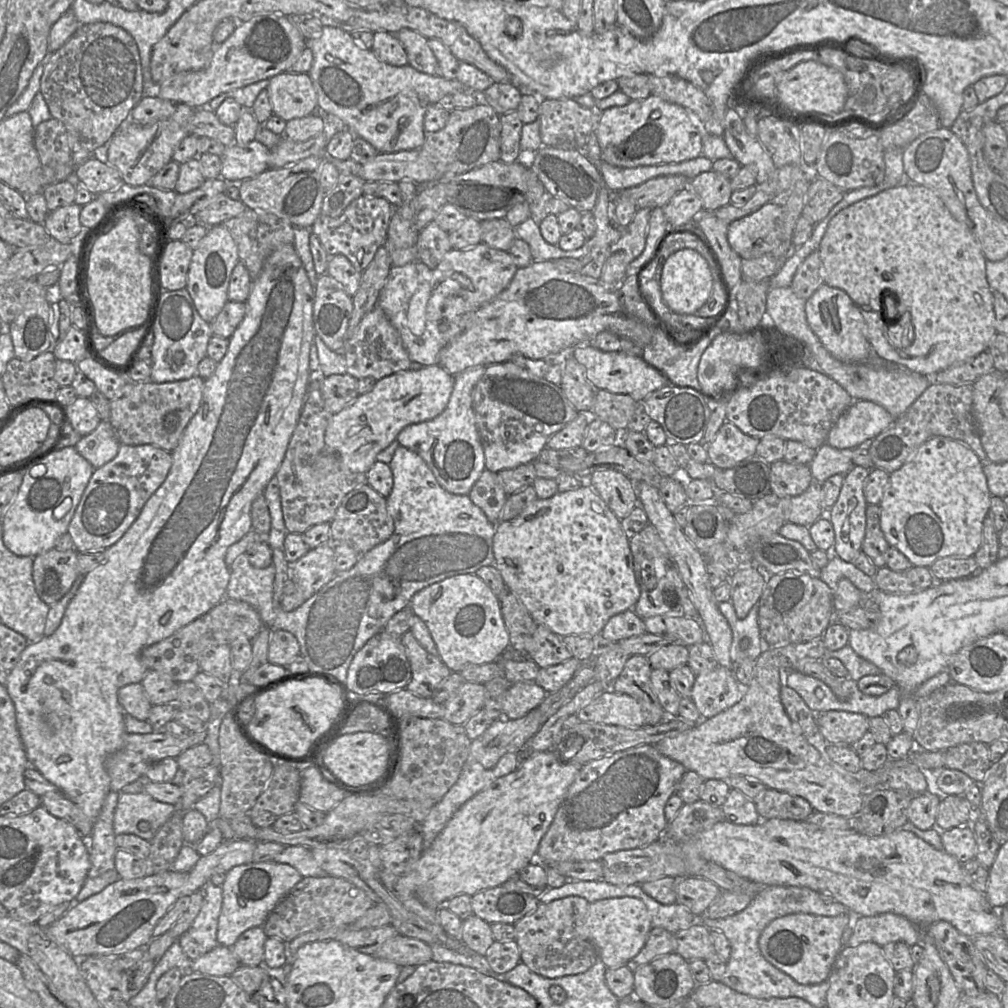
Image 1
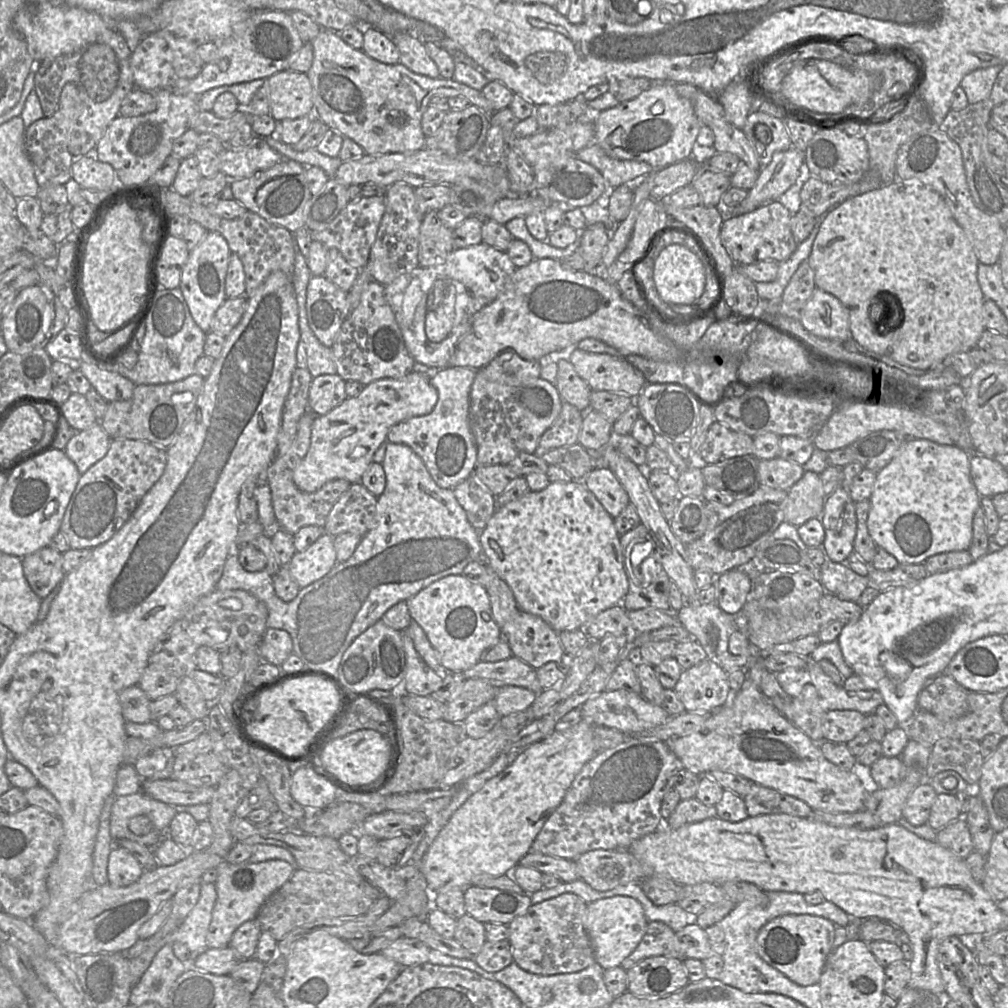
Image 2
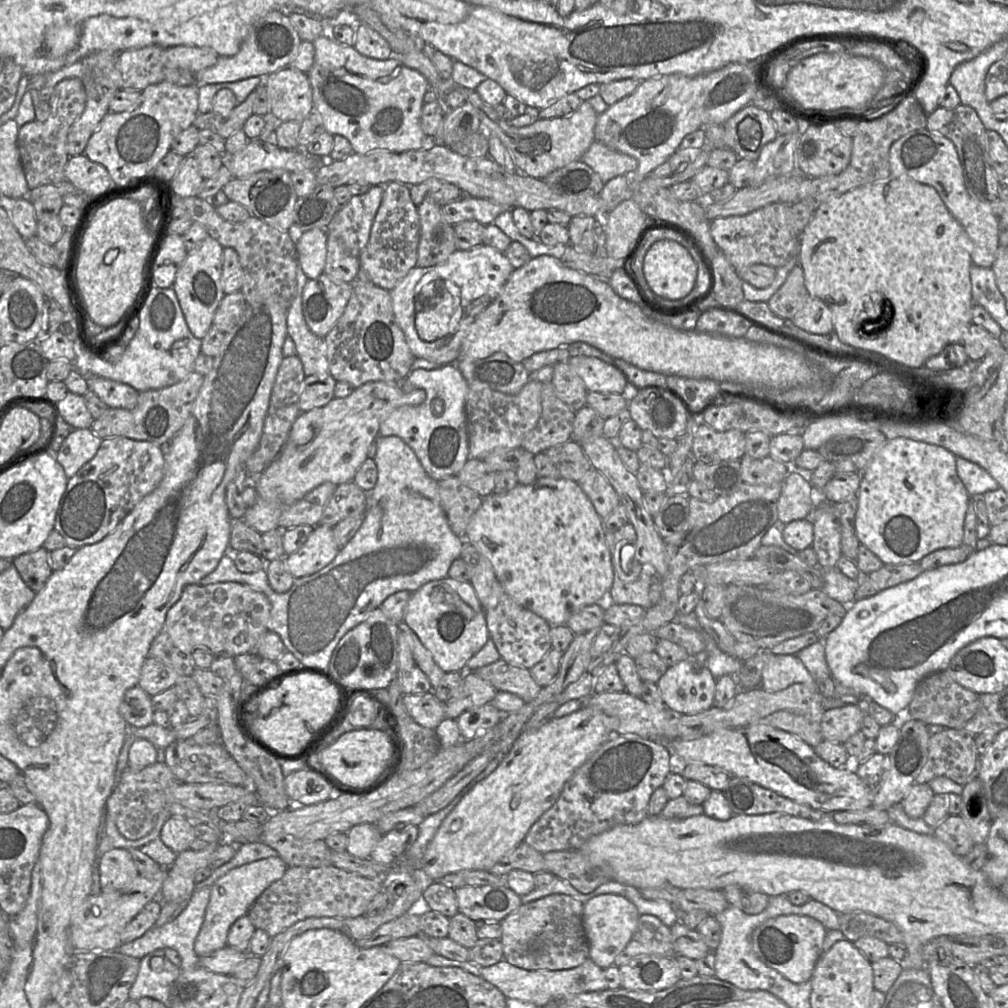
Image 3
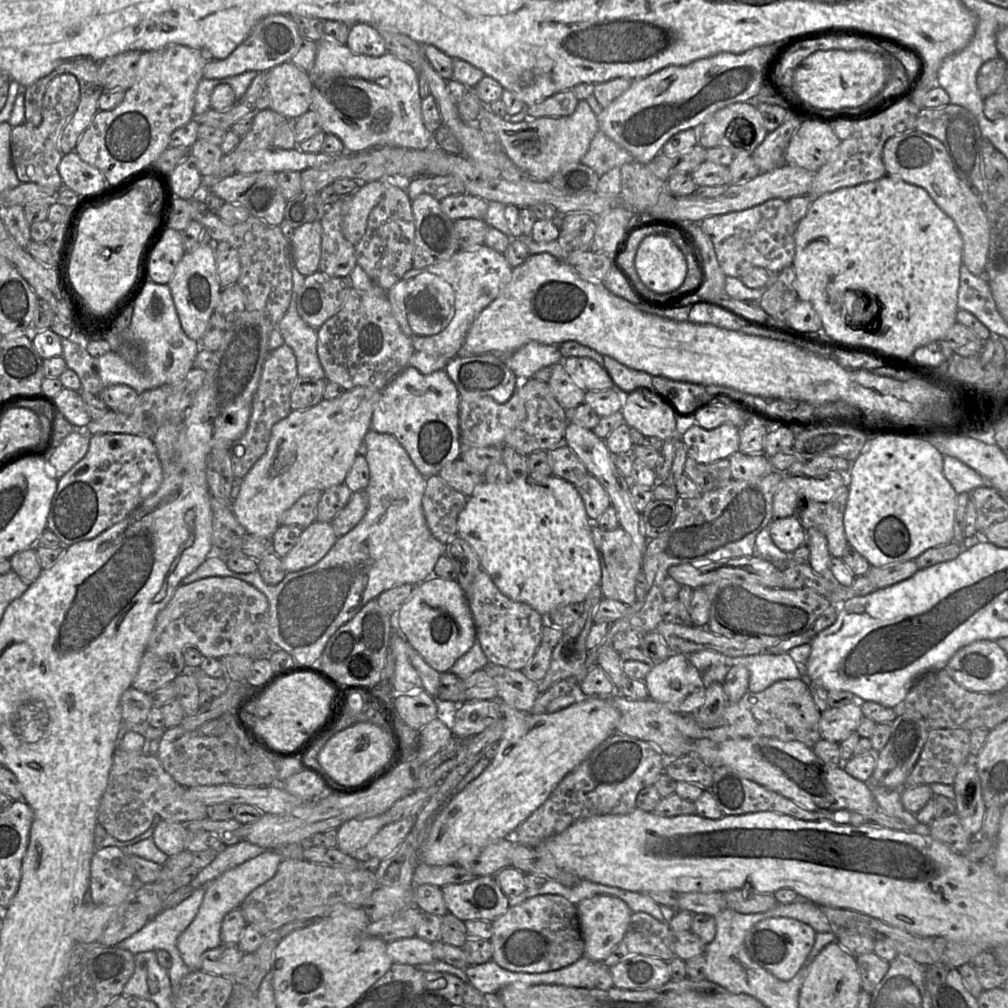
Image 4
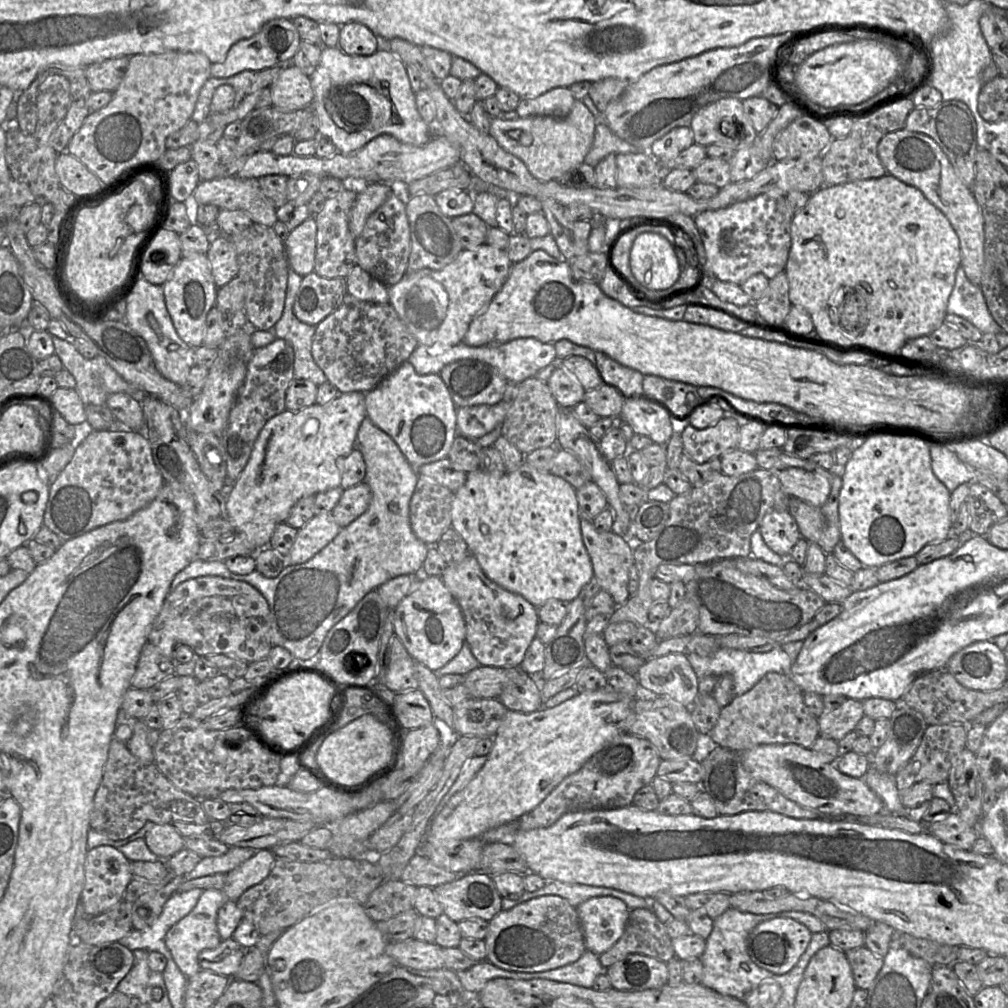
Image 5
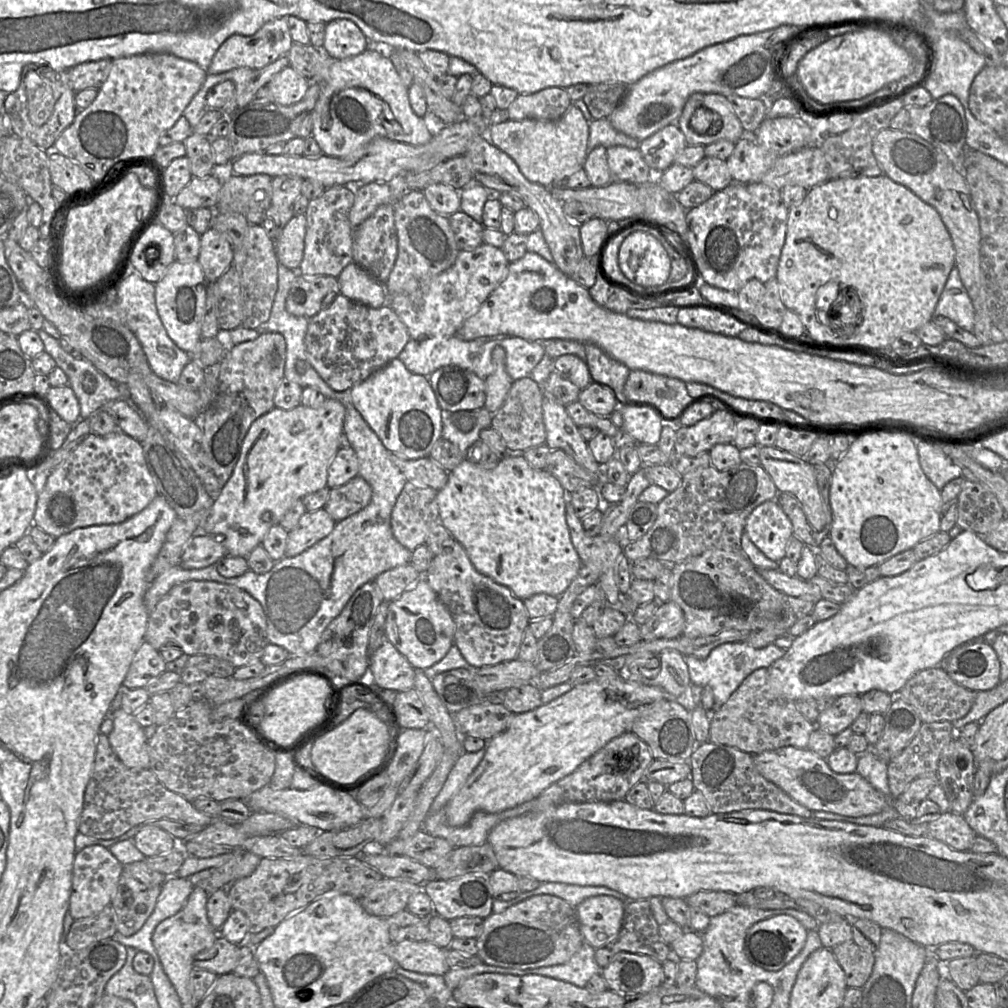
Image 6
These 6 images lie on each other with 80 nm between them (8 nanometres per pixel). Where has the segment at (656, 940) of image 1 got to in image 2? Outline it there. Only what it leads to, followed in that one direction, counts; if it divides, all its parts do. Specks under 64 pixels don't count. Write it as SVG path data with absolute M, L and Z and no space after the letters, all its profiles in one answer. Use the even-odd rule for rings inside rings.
M660 921L647 924L646 932L635 950L623 960L620 967L626 971L643 959L655 956L676 955L675 932Z

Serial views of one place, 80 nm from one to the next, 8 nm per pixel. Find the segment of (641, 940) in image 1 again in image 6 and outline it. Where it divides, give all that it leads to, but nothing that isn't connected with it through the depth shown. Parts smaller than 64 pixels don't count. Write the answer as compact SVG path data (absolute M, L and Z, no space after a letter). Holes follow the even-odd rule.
M608 895L587 898L575 908L582 938L594 949L606 946L618 935L625 903Z

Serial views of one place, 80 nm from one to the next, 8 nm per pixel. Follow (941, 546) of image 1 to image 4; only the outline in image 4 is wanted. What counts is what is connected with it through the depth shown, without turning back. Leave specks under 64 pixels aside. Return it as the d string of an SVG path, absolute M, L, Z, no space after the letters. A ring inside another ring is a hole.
M905 435L876 436L852 462L844 530L849 546L865 557L871 567L915 560L925 550L953 541L957 492L943 473L944 455L930 442Z

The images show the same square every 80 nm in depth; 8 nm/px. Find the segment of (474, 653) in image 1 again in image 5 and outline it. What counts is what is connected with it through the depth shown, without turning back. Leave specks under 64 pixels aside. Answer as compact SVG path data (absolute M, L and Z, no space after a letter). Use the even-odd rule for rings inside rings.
M439 576L417 579L416 586L393 609L394 635L410 656L432 671L453 659L465 643L465 621L455 599Z

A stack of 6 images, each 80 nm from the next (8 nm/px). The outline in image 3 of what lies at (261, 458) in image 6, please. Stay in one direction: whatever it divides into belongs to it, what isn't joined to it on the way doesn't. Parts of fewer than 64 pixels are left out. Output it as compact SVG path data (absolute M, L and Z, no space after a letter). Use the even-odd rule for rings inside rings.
M374 381L357 387L345 398L333 398L323 407L301 412L294 421L288 438L279 455L255 479L257 492L256 502L247 508L243 520L252 529L260 534L276 530L283 507L289 506L303 498L317 486L331 482L336 485L352 482L357 469L368 458L367 451L374 440L380 436L380 424L398 407L409 405L418 406L426 399L422 389L413 389L404 392L399 383L392 384L383 381Z

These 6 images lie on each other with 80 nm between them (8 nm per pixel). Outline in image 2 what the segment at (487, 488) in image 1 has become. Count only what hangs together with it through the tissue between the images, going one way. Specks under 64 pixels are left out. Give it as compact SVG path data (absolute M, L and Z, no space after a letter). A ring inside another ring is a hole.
M472 474L452 488L452 493L469 523L478 531L486 526L498 508L496 496Z

